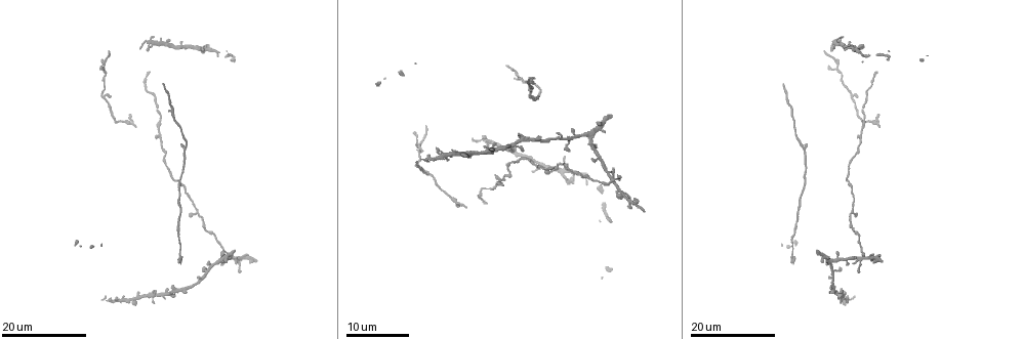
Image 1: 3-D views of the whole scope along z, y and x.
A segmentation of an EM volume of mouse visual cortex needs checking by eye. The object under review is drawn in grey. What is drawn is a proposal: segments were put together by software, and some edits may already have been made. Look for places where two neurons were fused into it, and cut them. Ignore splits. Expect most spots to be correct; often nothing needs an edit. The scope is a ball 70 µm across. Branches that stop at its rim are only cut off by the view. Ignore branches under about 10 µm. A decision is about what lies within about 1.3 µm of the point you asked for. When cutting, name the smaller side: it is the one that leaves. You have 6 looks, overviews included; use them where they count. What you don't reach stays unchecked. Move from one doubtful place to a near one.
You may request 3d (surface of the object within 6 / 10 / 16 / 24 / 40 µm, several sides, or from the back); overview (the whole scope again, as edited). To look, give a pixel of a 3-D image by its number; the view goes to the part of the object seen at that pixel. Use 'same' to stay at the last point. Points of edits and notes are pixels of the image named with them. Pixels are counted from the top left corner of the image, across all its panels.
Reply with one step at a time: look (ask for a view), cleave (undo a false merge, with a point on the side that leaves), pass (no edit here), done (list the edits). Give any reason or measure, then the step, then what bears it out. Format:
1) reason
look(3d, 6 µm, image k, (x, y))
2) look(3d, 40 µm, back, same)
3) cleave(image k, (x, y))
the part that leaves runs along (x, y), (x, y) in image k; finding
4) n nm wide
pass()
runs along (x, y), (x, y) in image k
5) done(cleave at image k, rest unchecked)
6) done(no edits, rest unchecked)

three arms meet
look(3d, 16 µm, image 1, (104, 65))

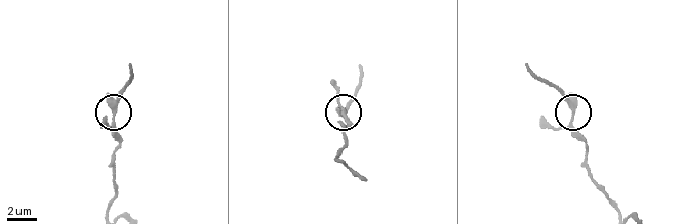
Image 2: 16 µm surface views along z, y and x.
look(3d, 10 µm, image 2, (574, 118))

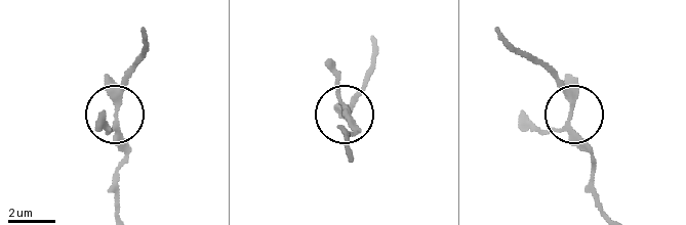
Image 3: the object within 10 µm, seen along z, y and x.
3 arms
pass()
one neuron here

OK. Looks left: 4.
narrows sharply
look(3d, 24 µm, image 1, (572, 169))

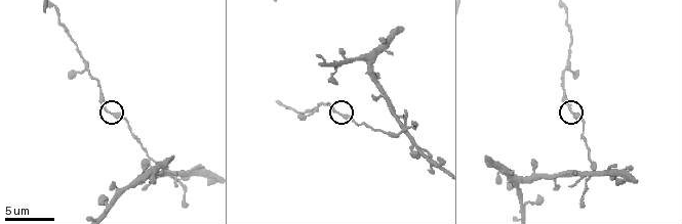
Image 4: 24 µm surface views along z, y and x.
look(3d, 6 µm, image 4, (337, 112))

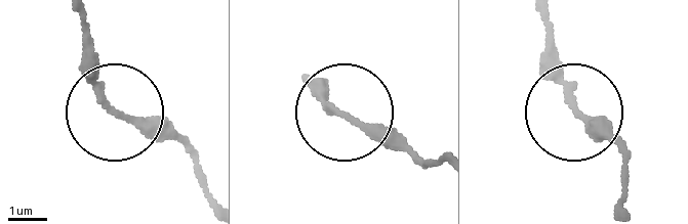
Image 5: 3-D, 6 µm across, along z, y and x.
pass()
runs along (549, 21), (552, 71), (623, 155) in image 5; all the same neuron

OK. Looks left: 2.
side arm on a straight run
look(3d, 16 µm, image 4, (318, 105))

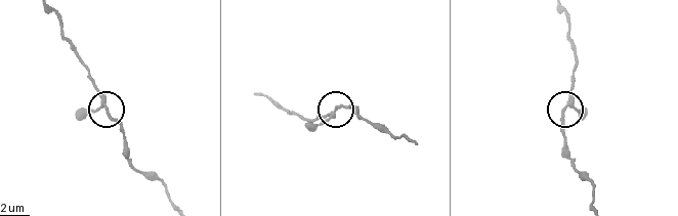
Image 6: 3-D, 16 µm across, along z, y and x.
200 nm wide
pass()
runs along (564, 11), (576, 66), (571, 99), (564, 114), (564, 138) in image 6; continuous, no second neuron

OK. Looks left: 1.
done(no edits, rest unchecked)

